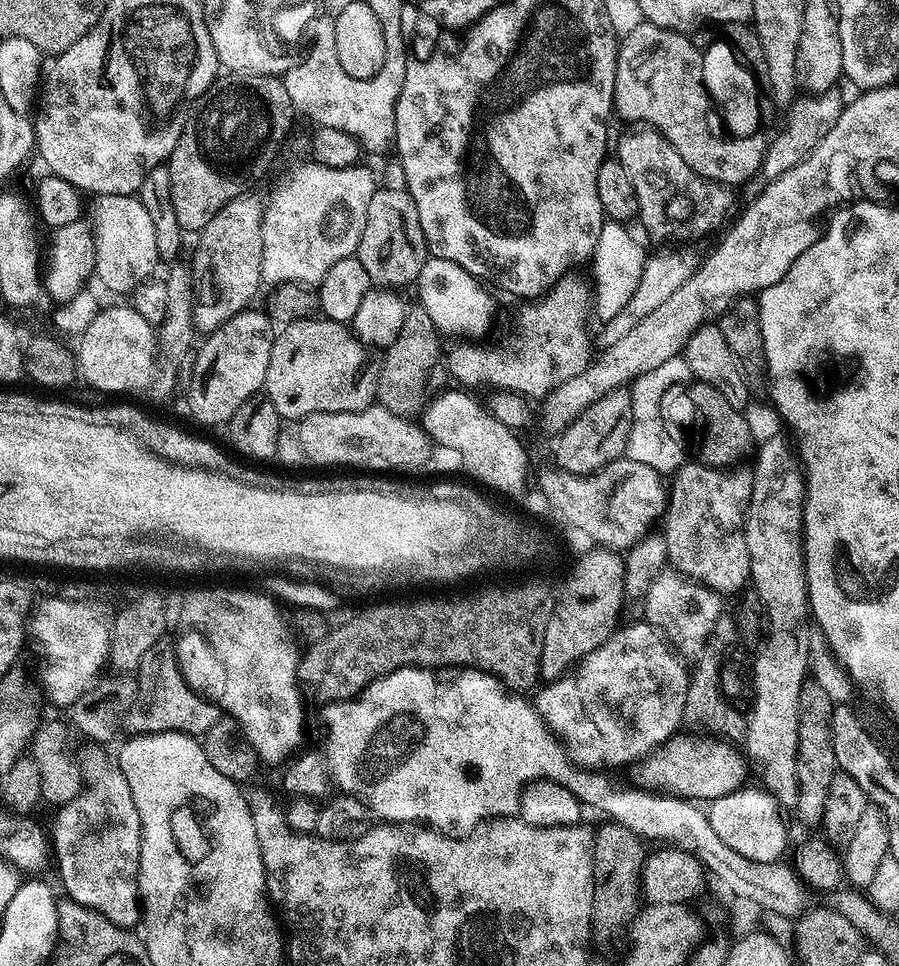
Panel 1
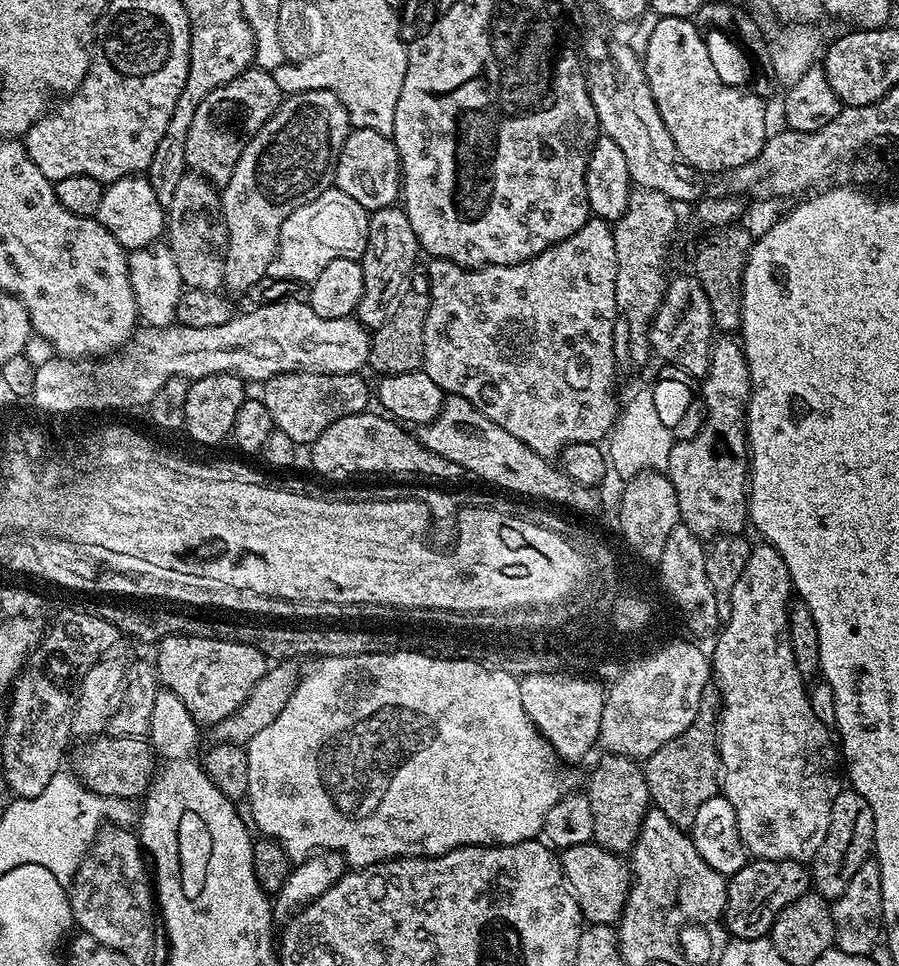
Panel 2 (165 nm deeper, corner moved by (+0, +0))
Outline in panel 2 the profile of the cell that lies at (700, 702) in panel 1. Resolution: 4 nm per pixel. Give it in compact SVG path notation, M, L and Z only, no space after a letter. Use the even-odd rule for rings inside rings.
M710 684L702 692L694 722L682 734L672 738L643 763L644 780L647 782L649 799L680 828L689 829L699 806L719 793L720 755L718 731L720 719L720 692Z

